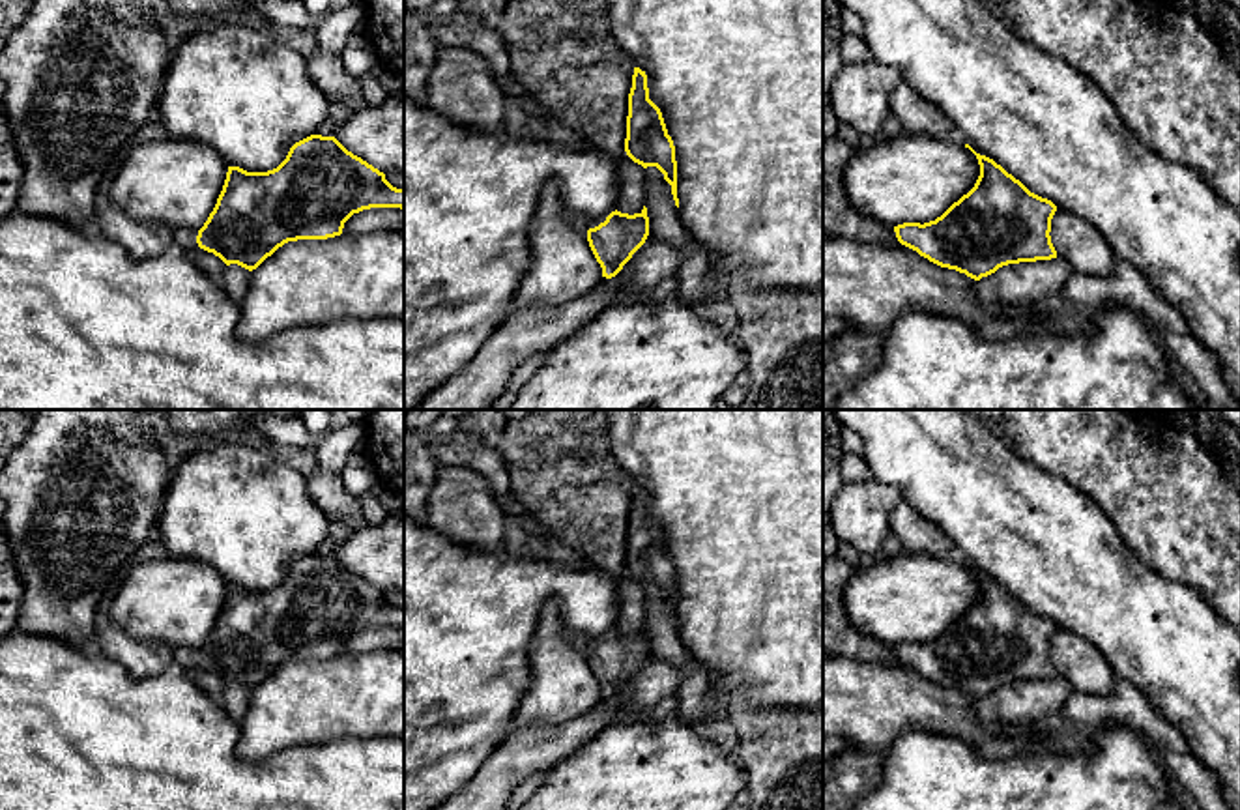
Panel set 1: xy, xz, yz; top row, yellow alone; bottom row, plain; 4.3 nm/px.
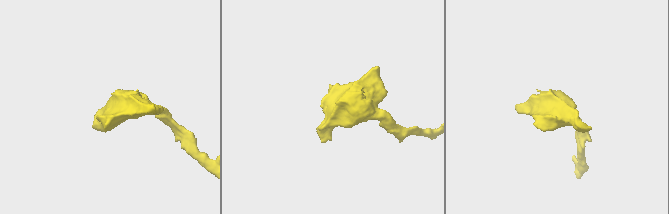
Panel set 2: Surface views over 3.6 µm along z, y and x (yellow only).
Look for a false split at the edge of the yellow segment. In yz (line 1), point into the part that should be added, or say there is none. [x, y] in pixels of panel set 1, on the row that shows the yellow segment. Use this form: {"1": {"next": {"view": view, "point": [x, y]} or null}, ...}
{"1": {"next": null}}

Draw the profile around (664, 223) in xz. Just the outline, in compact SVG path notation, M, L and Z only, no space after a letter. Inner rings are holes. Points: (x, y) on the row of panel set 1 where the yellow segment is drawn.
M656 166L645 168L645 208L651 236L679 247L681 251L692 247L694 239L681 223L671 185Z

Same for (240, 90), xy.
M219 22L183 39L170 58L157 114L170 138L211 146L228 166L277 168L290 148L320 135L329 99L309 77L307 60L282 45L271 28Z

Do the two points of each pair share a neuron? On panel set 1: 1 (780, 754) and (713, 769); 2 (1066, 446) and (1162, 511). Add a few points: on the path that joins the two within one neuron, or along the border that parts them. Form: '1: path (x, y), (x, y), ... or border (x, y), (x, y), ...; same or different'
1: border (734, 756), (745, 773), (745, 790); different
2: path (1091, 446), (1096, 446), (1138, 487); same

